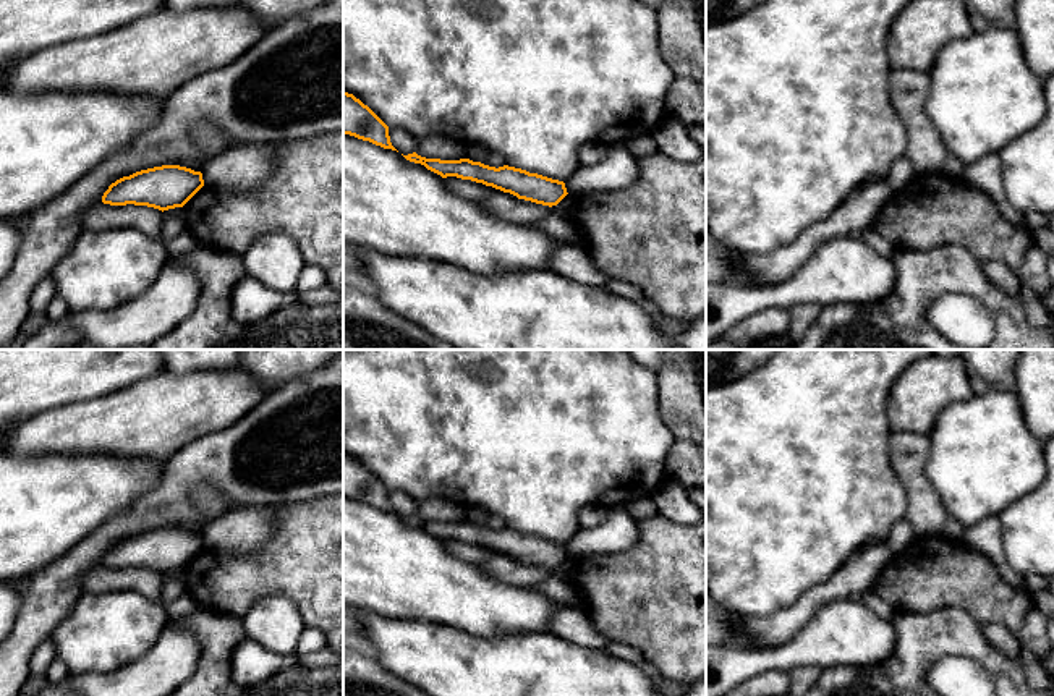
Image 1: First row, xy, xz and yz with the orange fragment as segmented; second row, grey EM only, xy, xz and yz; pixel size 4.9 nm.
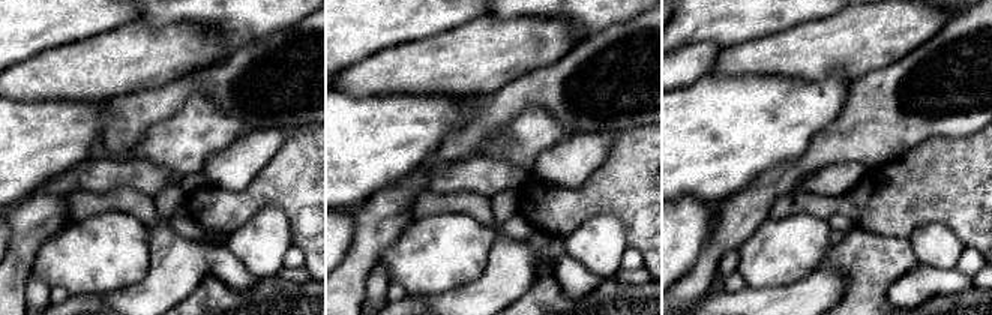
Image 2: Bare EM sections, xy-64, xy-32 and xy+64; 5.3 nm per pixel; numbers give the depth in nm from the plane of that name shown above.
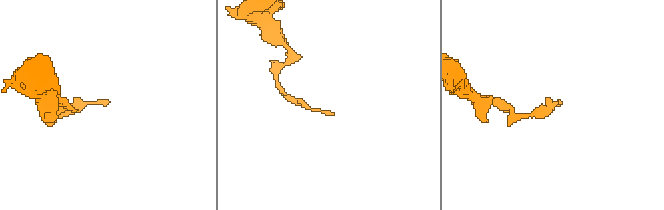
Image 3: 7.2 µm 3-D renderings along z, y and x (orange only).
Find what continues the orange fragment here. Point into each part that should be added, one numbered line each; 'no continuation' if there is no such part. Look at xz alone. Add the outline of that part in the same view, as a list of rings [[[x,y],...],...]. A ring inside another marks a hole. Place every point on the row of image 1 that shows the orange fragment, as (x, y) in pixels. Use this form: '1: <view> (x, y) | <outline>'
no continuation

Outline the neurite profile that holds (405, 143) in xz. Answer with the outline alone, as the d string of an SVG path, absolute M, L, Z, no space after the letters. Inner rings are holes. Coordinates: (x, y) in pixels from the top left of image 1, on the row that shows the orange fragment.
M389 128L392 146L403 155L413 154L418 149L419 139L403 128Z

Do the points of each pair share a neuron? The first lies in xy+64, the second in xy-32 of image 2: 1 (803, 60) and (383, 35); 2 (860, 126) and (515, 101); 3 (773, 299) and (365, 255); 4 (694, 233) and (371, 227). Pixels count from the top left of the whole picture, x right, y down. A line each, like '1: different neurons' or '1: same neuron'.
1: different neurons
2: same neuron
3: different neurons
4: different neurons

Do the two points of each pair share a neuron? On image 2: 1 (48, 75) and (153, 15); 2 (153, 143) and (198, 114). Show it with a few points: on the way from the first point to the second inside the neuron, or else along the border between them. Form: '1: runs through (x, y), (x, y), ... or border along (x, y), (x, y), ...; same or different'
1: border along (137, 18), (155, 27), (165, 27), (179, 21); different
2: runs through (164, 143), (170, 143), (188, 125); same

